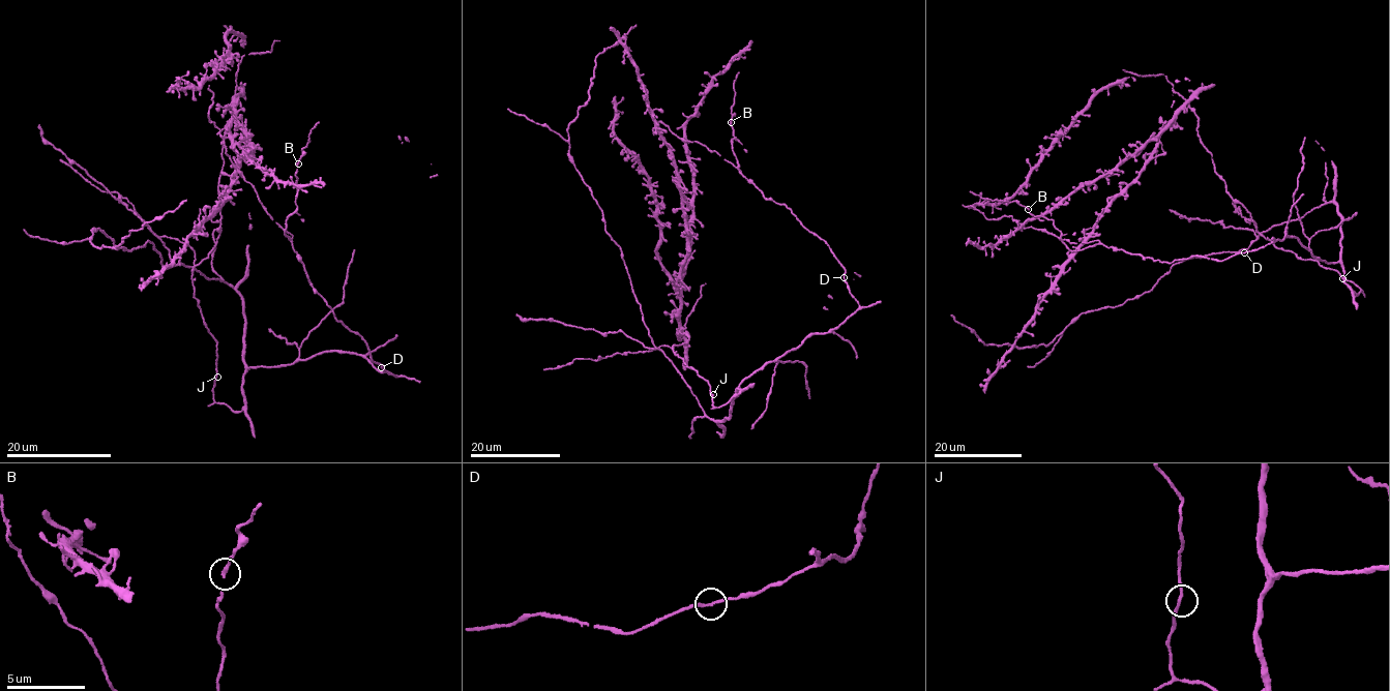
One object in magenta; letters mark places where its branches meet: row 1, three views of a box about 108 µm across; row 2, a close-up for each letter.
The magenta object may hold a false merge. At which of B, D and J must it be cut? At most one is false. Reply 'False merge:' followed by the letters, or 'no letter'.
False merge: no letter

